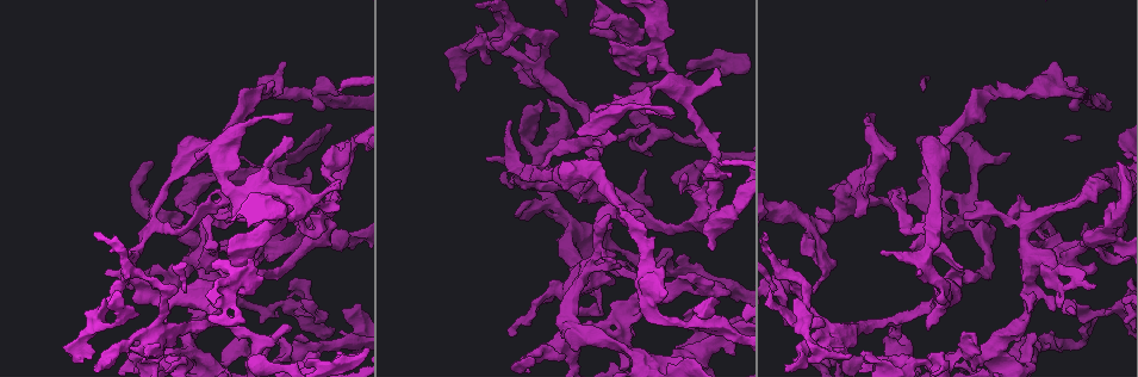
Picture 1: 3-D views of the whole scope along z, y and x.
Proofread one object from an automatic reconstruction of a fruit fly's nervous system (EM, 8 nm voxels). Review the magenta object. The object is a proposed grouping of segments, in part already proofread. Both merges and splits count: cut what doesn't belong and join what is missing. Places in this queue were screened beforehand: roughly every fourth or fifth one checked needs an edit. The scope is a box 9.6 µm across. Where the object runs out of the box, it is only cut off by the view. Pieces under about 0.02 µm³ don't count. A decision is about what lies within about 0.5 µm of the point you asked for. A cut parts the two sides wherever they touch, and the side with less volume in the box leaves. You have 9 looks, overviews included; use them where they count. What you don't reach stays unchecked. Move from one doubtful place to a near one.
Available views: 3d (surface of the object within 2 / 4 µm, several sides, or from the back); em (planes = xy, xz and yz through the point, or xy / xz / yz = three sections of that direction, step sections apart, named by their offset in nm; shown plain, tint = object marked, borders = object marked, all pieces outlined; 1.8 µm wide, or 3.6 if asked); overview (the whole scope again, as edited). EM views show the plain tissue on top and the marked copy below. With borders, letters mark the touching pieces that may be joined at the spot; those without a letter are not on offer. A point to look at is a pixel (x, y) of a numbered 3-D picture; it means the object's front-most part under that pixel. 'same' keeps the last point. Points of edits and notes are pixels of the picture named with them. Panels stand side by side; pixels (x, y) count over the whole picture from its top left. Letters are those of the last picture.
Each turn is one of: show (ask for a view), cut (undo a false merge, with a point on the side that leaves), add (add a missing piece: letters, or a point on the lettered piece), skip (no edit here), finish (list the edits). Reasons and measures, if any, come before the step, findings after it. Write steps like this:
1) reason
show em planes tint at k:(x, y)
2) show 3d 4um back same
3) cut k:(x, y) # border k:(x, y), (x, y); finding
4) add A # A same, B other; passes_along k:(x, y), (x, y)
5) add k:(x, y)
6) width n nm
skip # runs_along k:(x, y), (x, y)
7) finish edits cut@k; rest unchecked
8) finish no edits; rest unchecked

thin neck
show 3d 2um at 1:(706, 212)

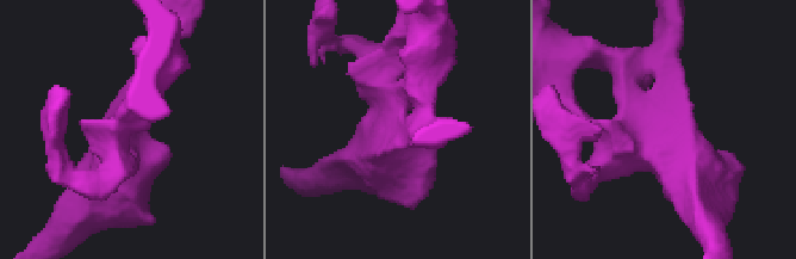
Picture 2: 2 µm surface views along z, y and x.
show em yz step 16 borders at 2:(664, 131)

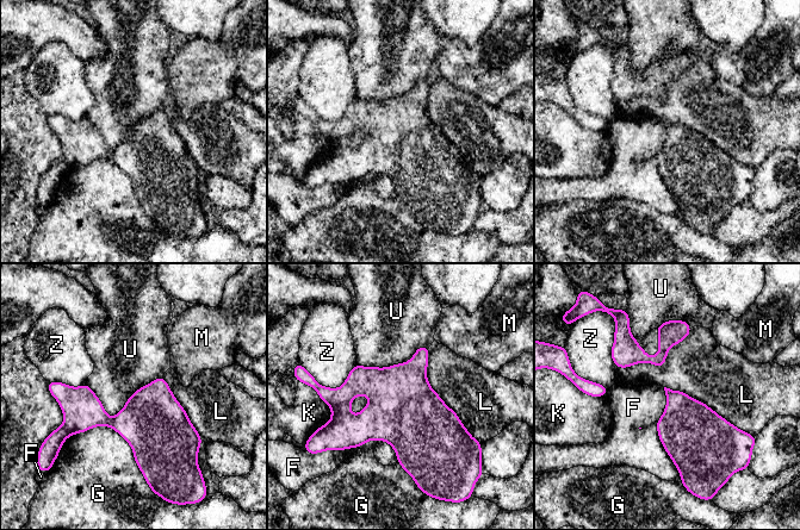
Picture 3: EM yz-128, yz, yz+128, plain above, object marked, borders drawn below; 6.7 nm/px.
skip # F other, G other, K other, L other, M other, U other, Z other; border 3:(663, 387), (656, 431), (681, 476); all the same neuron

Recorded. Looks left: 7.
three-way junction
show em planes borders at 1:(224, 243)

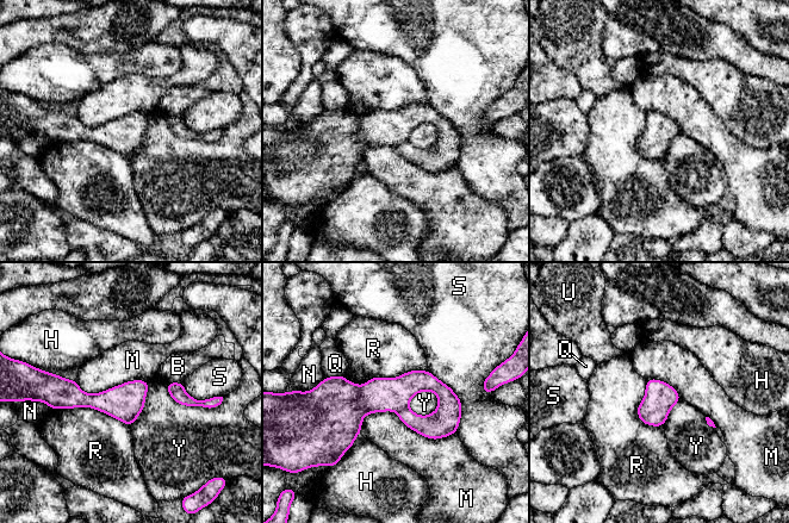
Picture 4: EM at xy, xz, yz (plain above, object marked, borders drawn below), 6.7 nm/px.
skip # B other, H other, M other, N other, Q other, R other, S other, U other, Y other; runs_along 4:(324, 390), (390, 398), (415, 422), (458, 417); continuous, no second neuron

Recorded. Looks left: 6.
three-way junction
show em planes borders at 1:(160, 339)

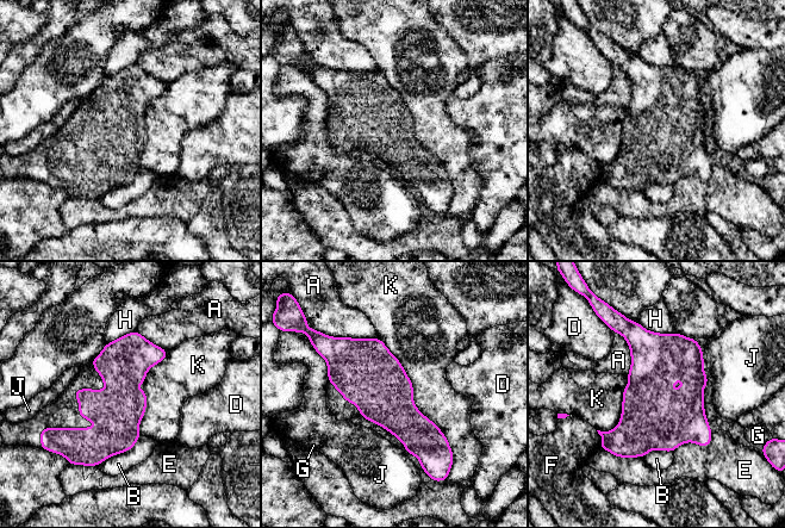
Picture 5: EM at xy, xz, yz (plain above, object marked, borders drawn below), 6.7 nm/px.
skip # A other, B other, D other, E other, F other, G other, H other, J other, K other; border 5:(378, 337), (453, 453); continuous, no second neuron

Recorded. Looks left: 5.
arms part here
show em planes borders at 1:(323, 99)

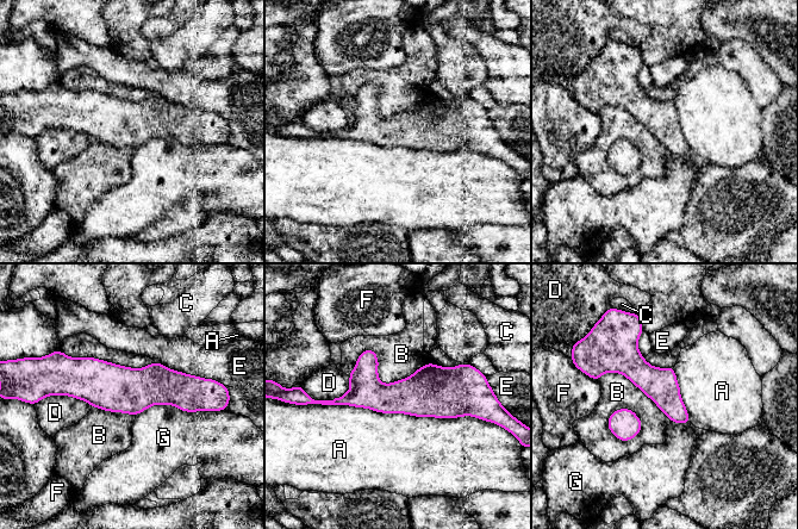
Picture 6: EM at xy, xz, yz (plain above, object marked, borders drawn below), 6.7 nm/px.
width 240 nm
skip # A other, B other, C other, D other, E other, F other, G other; runs_along 6:(60, 391), (179, 389), (203, 403); one neuron here

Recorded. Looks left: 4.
finish no edits; rest unchecked

